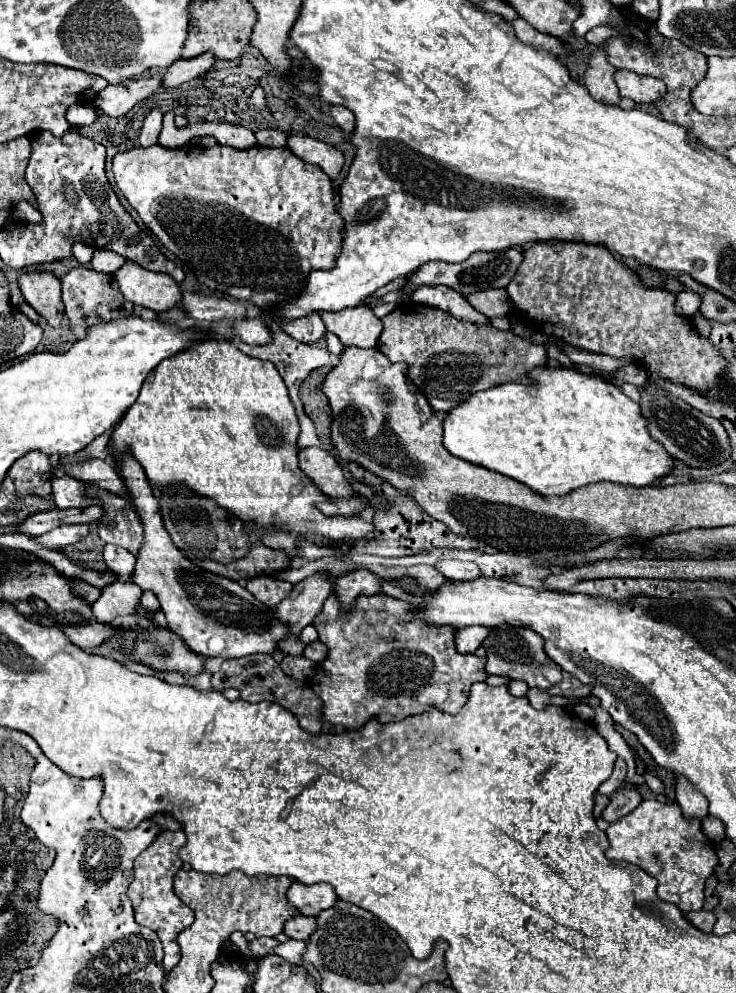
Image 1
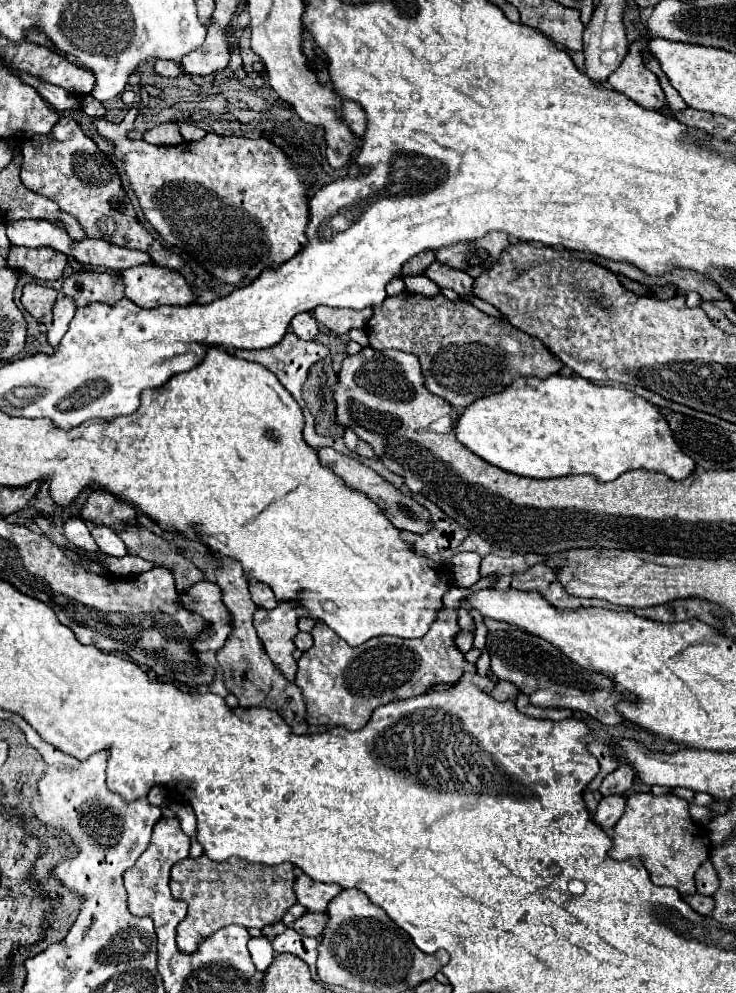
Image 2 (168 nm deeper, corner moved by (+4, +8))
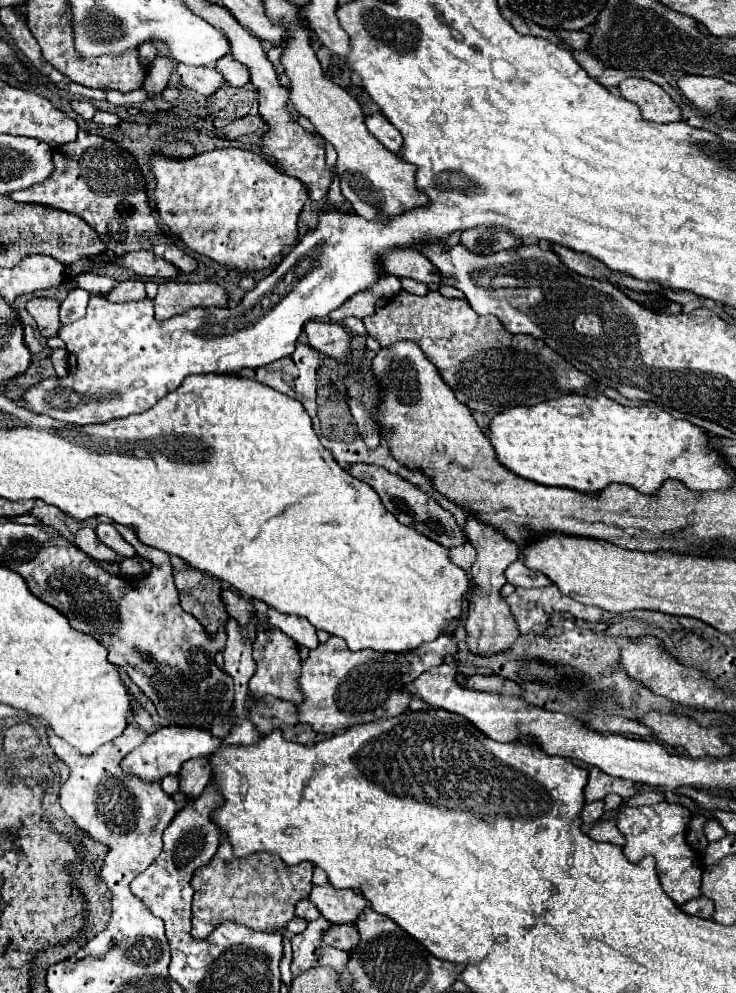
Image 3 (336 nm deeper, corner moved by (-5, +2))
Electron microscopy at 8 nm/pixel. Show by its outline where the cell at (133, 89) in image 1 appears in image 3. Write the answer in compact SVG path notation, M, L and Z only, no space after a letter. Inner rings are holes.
M176 65L176 75L180 83L200 95L214 95L226 79L214 67L190 67L190 65Z

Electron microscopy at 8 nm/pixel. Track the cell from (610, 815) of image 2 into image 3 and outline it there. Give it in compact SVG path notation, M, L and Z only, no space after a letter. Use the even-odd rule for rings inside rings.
M606 819L596 823L590 831L588 837L598 841L598 843L614 843L614 845L624 845L624 835L616 829L616 821L614 819Z

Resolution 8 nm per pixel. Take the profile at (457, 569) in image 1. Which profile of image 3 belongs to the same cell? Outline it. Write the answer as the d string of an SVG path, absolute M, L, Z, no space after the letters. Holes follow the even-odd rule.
M514 561L508 569L506 569L506 579L508 583L512 583L514 587L546 587L552 585L552 581L538 571L532 571L524 565L524 561Z

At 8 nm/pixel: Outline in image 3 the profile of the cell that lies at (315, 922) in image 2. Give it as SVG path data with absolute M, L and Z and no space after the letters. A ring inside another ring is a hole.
M332 925L332 929L328 929L322 939L326 945L332 945L342 951L350 951L352 947L358 945L360 935L356 933L354 925Z

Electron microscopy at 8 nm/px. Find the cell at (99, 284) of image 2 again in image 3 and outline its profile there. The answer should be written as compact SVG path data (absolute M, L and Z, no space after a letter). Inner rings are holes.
M134 279L134 281L122 281L122 283L118 283L110 293L106 293L104 297L110 299L110 301L116 301L116 303L144 299L144 297L146 297L146 293L144 293L144 283L142 283L140 279Z

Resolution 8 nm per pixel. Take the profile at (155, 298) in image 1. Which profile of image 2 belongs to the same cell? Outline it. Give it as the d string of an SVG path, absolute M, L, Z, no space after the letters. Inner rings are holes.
M157 265L129 267L121 273L125 283L125 297L145 309L159 305L189 305L195 295L179 271Z

